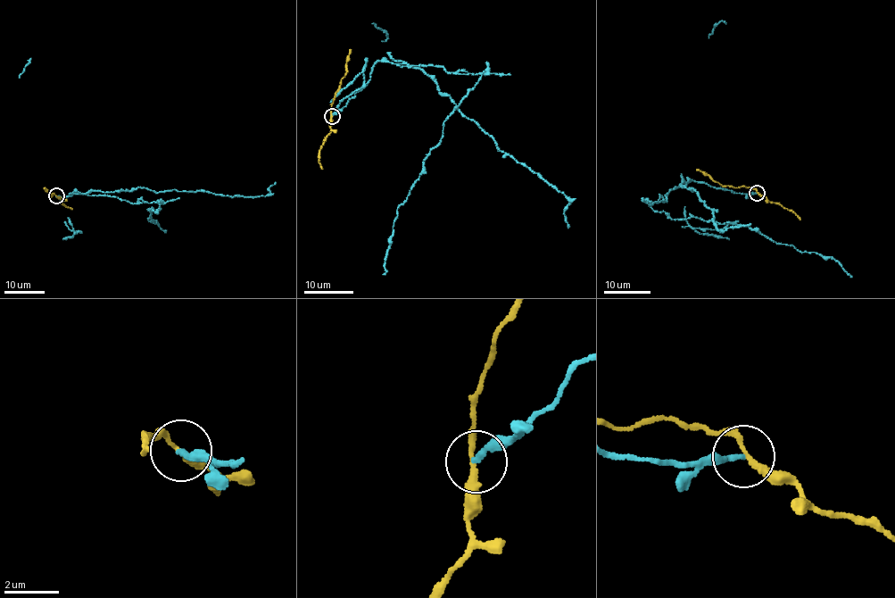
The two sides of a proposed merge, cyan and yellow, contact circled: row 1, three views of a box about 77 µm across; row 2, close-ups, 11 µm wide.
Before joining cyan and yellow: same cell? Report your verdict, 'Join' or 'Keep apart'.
Keep apart

